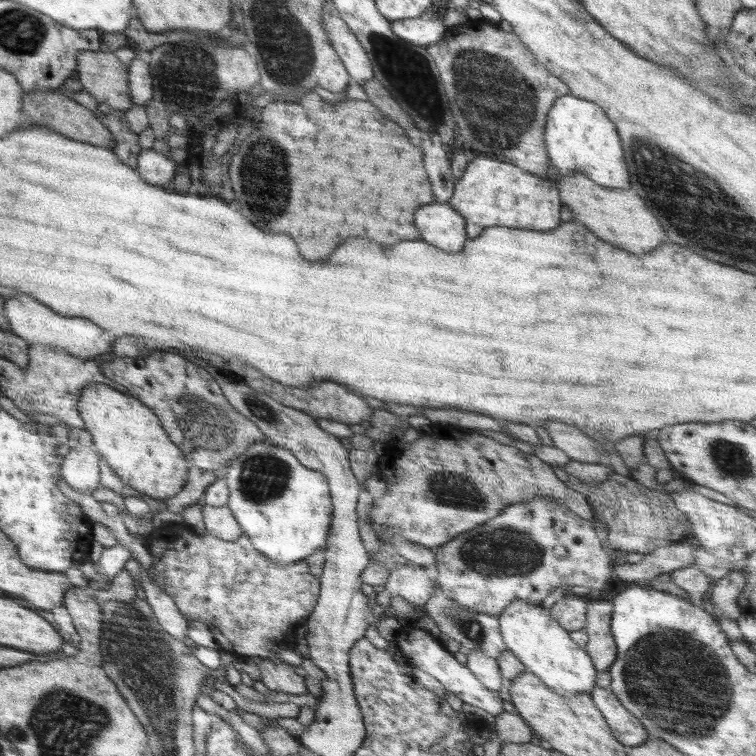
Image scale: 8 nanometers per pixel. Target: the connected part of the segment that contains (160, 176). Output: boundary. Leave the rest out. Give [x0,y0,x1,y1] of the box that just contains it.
[135,148,177,188]

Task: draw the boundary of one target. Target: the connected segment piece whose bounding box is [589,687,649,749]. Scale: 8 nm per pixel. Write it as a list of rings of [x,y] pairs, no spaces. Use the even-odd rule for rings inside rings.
[[[594,687],[589,695],[618,742],[624,744],[627,749],[646,742],[649,734],[637,718],[620,704],[612,690]]]

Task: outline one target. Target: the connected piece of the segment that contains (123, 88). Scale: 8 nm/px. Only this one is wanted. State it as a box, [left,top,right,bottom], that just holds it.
[76,51,134,112]

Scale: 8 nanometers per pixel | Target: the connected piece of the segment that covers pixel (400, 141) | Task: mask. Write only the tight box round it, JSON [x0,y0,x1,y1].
[229,92,435,260]

